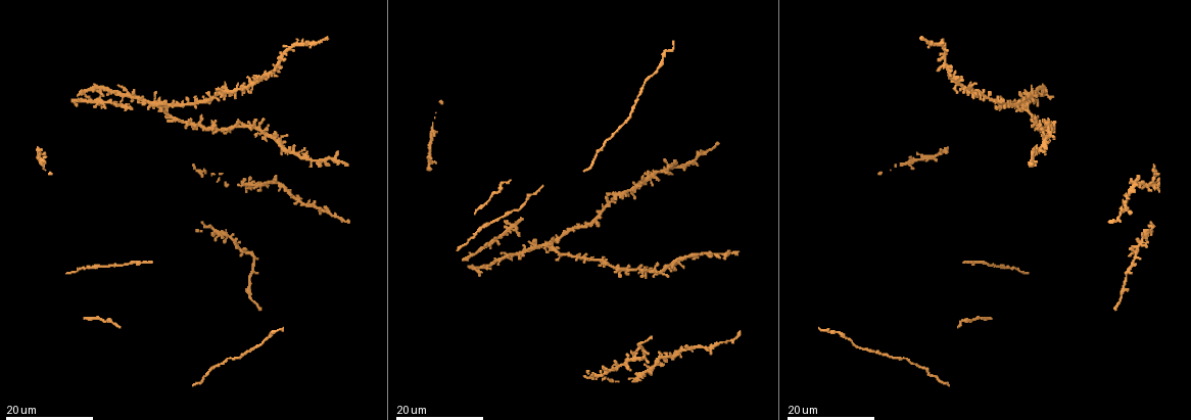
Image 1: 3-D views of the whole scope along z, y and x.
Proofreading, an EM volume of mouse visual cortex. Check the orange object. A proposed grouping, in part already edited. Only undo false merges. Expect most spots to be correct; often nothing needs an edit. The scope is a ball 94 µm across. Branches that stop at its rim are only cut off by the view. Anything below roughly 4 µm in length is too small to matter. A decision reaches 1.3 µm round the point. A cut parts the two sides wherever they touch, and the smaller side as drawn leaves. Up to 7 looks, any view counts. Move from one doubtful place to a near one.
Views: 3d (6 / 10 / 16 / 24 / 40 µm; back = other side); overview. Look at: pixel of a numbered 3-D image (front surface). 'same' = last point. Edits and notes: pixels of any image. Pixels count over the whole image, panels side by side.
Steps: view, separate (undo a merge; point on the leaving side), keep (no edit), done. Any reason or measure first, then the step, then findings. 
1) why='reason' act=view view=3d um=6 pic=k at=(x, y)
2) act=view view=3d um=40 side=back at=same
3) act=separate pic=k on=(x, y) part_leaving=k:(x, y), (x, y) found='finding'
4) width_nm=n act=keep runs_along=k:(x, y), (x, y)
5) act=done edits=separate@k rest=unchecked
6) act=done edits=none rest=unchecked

why='four arms meet' act=view view=3d um=16 pic=1 at=(274, 182)

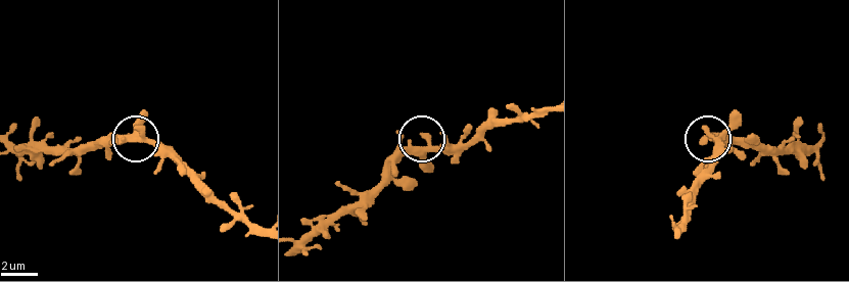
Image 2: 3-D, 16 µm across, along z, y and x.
act=view view=3d um=6 pic=2 at=(719, 139)

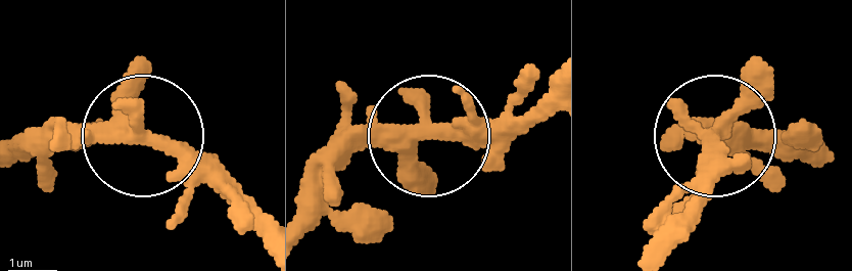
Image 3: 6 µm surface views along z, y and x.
side_arm_um=11 act=keep found='one neuron here'

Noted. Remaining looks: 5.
act=view view=3d um=24 pic=1 at=(268, 134)

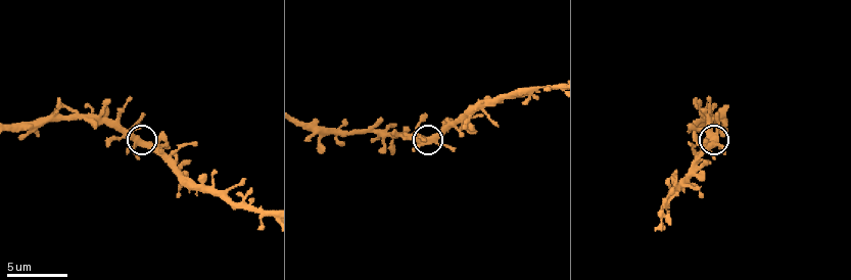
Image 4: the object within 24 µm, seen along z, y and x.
why='zoom in' act=view view=3d um=10 pic=4 at=(423, 144)

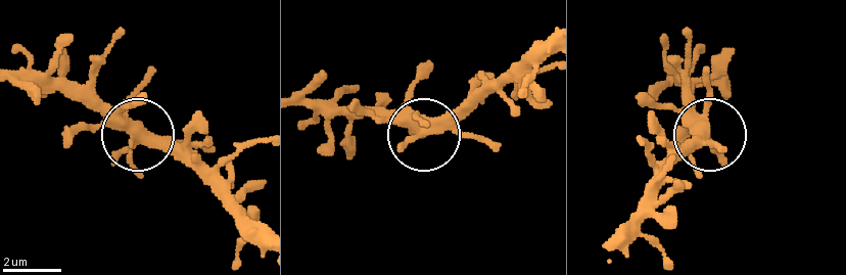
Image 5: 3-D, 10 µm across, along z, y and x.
arms=4 act=keep runs_along=5:(301, 101), (396, 108), (433, 129), (475, 89) found='all the same neuron'

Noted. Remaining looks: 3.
act=view view=3d um=24 pic=1 at=(99, 267)

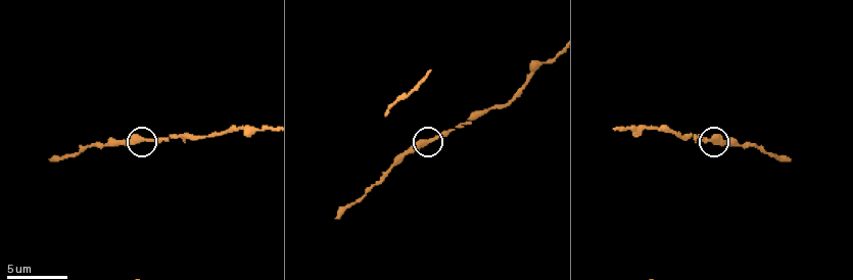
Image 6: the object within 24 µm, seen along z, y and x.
act=view view=3d um=10 pic=6 at=(714, 140)

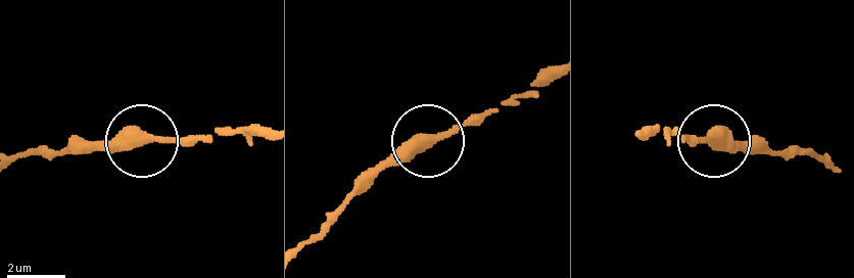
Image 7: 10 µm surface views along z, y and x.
act=keep found='continuous, no second neuron'

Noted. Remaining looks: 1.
act=done edits=none rest=unchecked

